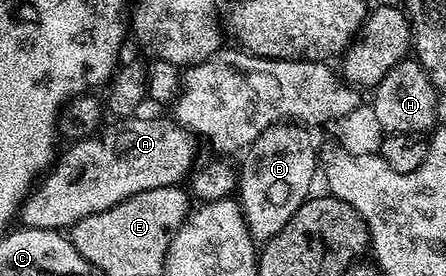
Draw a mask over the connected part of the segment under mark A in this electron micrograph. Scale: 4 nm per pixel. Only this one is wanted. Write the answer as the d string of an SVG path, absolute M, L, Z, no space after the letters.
M140 118L113 122L113 127L105 126L89 139L77 139L65 146L68 148L59 152L43 178L24 196L19 222L25 227L60 231L138 193L183 184L197 162L197 140L192 132L171 118Z

